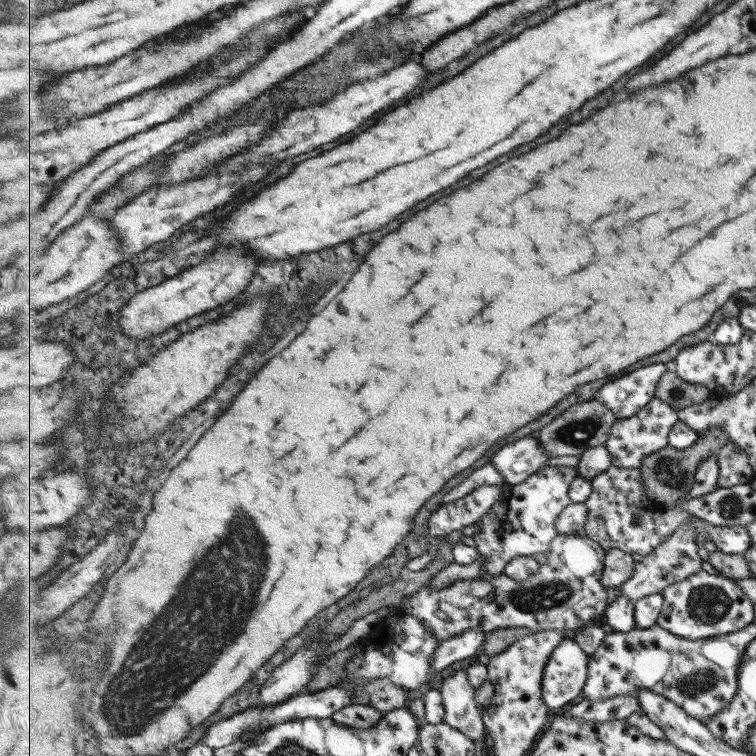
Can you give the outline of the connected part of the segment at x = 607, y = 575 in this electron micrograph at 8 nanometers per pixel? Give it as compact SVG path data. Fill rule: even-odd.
M609 549L605 558L603 585L611 590L614 586L622 586L633 577L636 567L635 558L631 553L621 549Z

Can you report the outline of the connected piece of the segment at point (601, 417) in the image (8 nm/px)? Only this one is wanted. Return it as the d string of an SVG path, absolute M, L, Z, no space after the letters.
M595 397L571 406L549 425L538 430L536 437L541 440L549 456L579 456L589 448L605 445L618 420L606 404Z

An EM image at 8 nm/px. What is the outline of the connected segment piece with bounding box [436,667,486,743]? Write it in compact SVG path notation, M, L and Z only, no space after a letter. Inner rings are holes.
M454 668L442 677L436 685L443 696L446 708L445 722L480 743L485 735L485 721L481 707L475 701L477 689L469 681L465 669Z

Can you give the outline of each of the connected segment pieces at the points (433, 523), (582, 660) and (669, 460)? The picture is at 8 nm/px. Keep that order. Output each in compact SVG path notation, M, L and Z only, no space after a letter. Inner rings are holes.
M485 484L455 502L443 504L429 517L432 537L447 536L455 530L463 530L465 526L479 522L503 495L504 486Z
M563 639L547 662L542 691L551 708L563 708L584 694L589 675L590 654L574 639Z
M713 427L704 437L701 438L693 447L683 451L667 445L667 447L645 457L640 466L643 472L645 495L653 502L660 503L663 507L673 507L690 495L691 488L696 482L696 472L701 465L711 455L719 454L719 450L729 443L727 431L721 431L721 427Z

